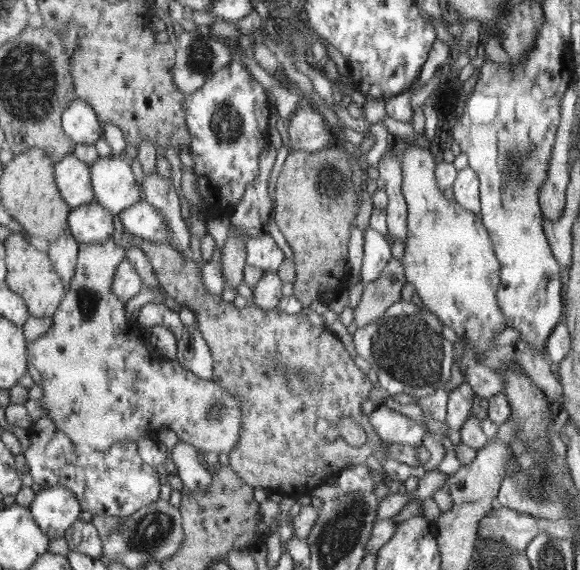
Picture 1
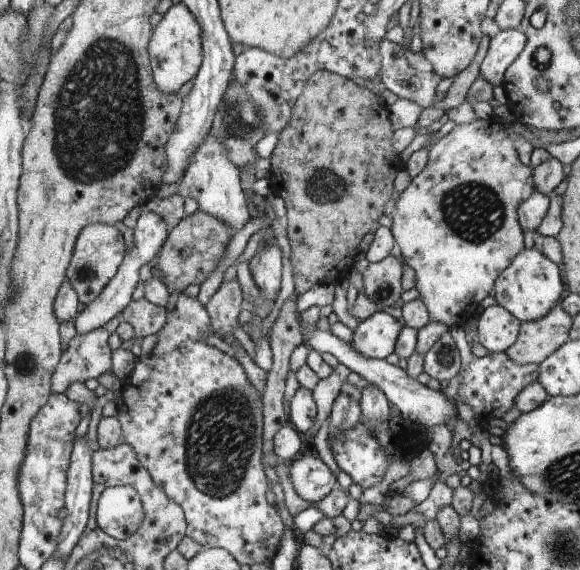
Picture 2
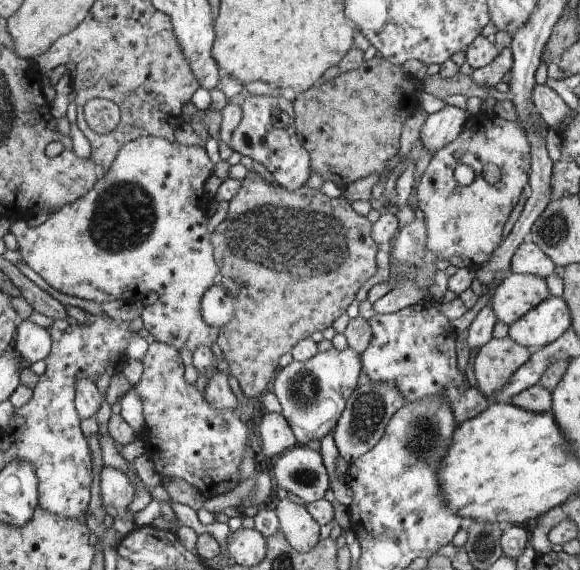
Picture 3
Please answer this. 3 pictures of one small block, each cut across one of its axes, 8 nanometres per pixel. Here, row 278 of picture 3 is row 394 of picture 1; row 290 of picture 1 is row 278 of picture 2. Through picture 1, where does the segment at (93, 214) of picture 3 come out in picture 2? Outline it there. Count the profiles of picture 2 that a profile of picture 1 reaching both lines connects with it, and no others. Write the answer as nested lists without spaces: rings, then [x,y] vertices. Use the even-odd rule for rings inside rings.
[[[98,222],[88,224],[80,230],[70,257],[66,280],[77,292],[81,302],[86,305],[90,304],[104,290],[104,287],[108,286],[112,278],[116,277],[116,273],[119,271],[118,266],[122,266],[122,260],[126,260],[124,248],[126,248],[124,238],[116,230],[116,226]]]

